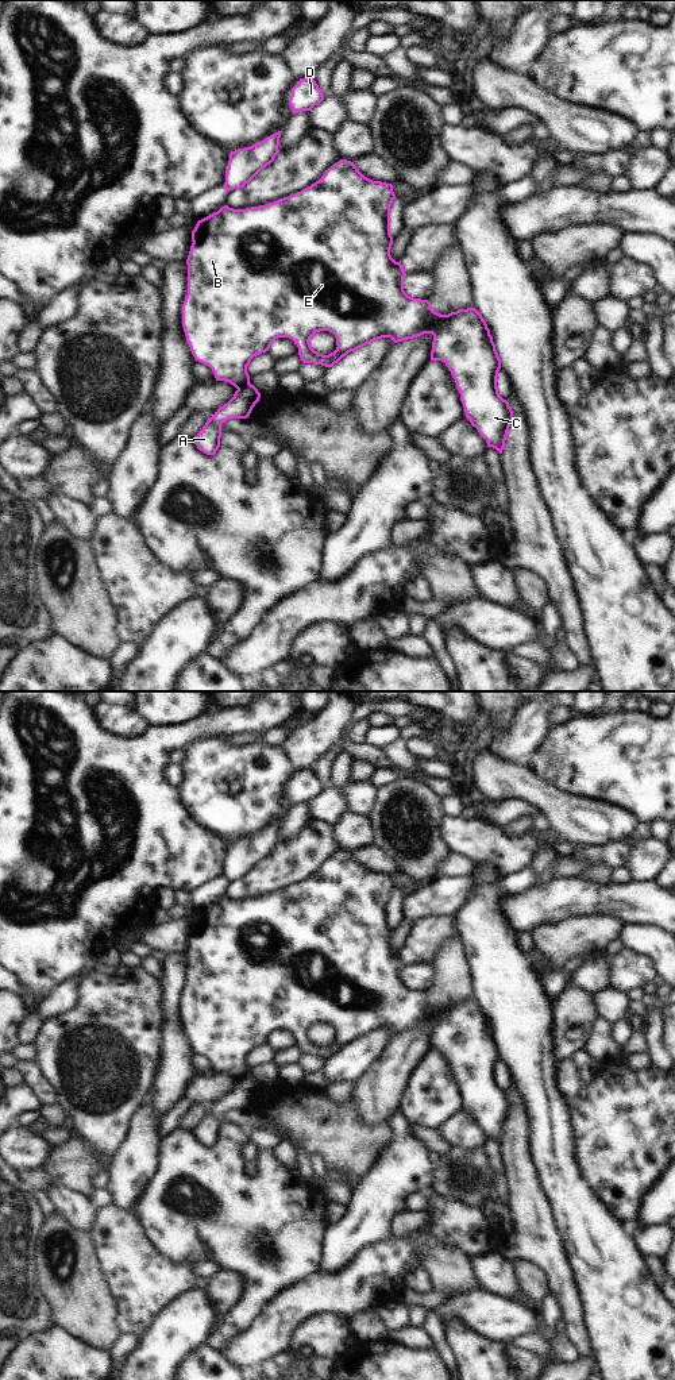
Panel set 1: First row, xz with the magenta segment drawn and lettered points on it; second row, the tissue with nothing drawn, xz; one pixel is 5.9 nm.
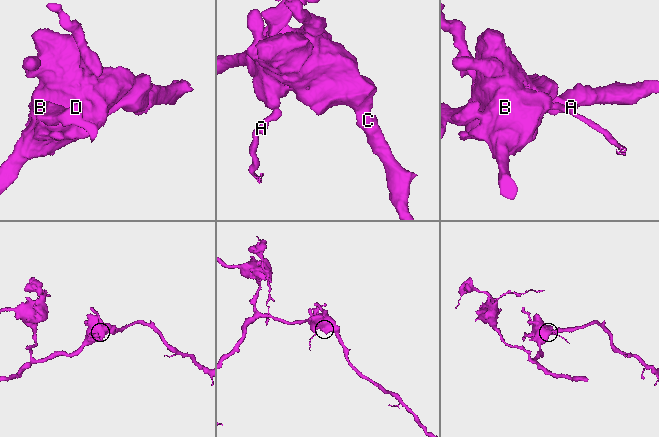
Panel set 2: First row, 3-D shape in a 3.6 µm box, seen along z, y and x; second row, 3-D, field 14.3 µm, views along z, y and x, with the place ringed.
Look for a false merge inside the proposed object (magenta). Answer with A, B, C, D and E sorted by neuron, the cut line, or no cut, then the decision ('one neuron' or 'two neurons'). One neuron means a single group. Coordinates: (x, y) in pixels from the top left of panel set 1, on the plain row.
A / B C D E | xz (249, 1074), (238, 1080) | two neurons

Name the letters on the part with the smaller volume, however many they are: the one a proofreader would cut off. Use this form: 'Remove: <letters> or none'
Remove: A

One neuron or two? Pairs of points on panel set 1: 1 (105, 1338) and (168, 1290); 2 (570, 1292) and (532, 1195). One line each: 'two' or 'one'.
1: two
2: one

